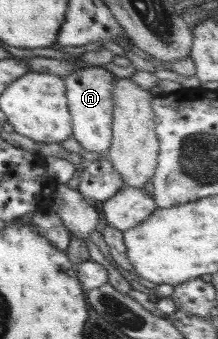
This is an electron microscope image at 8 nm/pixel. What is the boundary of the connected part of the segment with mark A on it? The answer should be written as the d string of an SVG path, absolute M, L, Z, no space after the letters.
M92 66L87 69L77 68L69 77L62 80L66 86L68 109L72 120L72 136L82 148L104 157L113 139L113 103L111 100L113 75L103 67Z

